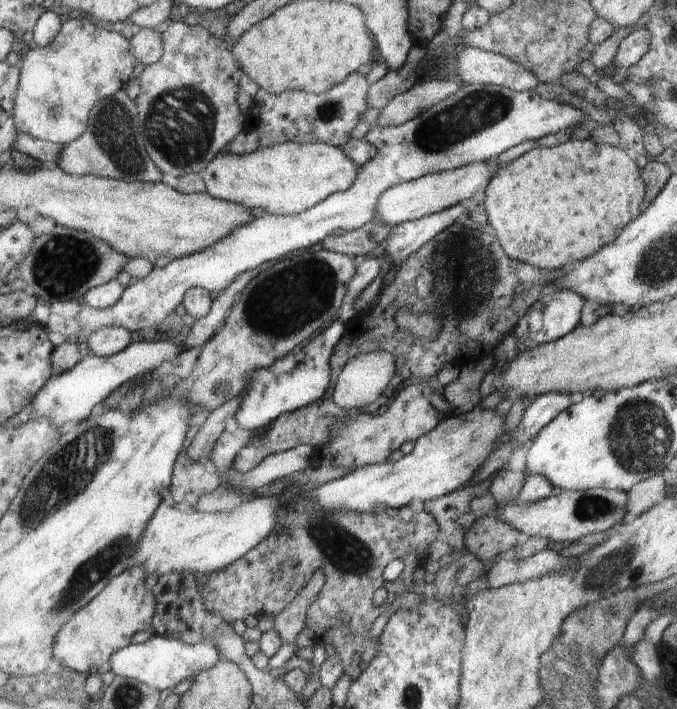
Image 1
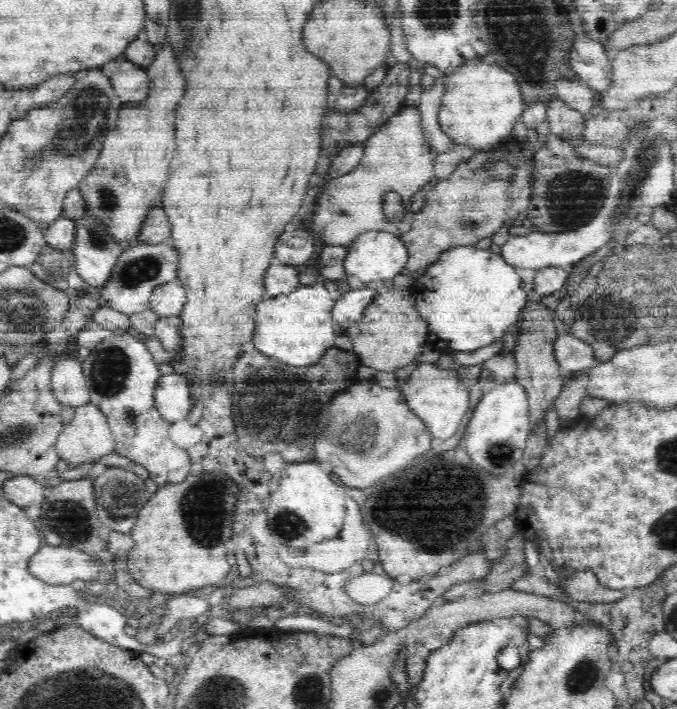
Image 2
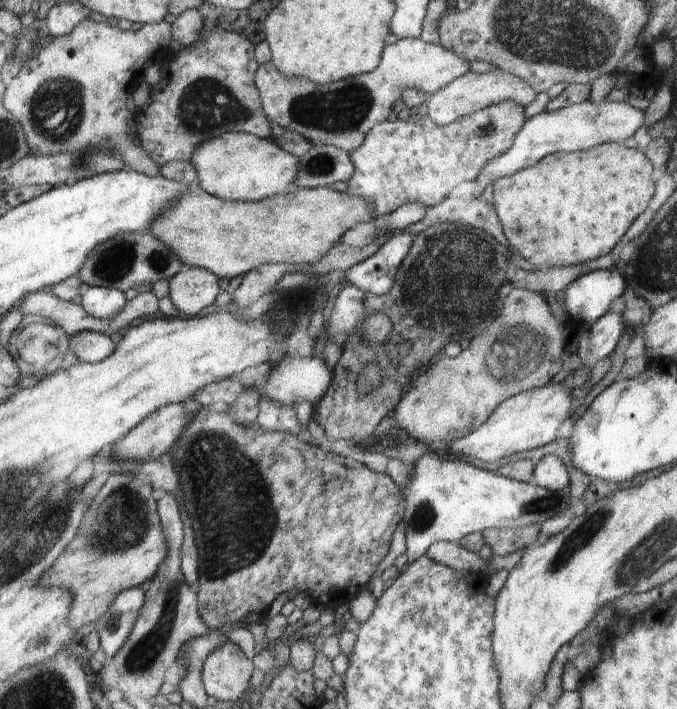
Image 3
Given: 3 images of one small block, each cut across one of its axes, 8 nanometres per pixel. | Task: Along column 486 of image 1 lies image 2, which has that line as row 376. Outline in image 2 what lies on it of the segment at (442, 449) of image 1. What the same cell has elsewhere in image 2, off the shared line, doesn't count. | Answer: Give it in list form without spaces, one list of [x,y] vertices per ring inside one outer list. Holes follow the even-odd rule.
[[[419,364],[398,388],[407,405],[426,423],[434,440],[449,440],[459,430],[458,424],[470,402],[468,402],[468,390],[460,384],[454,370],[438,370],[432,364]]]

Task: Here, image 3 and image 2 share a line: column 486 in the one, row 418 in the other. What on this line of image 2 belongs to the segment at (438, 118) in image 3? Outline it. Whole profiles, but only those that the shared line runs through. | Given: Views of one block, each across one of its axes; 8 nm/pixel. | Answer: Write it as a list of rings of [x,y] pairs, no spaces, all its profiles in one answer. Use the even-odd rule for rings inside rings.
[[[88,402],[77,406],[75,411],[74,418],[64,425],[56,443],[59,459],[66,461],[69,468],[99,461],[112,453],[116,444],[107,416],[98,406]]]

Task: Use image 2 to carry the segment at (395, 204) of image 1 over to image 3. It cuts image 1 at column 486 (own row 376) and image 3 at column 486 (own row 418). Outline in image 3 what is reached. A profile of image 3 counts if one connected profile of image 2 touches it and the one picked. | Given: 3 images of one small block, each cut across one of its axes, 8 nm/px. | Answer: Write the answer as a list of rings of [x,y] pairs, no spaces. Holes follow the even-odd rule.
[[[587,99],[557,111],[542,111],[524,122],[524,126],[514,136],[510,148],[482,166],[478,182],[514,174],[536,164],[540,158],[548,154],[578,152],[604,143],[624,143],[626,138],[634,136],[636,130],[643,125],[643,116],[643,111],[632,107],[626,101],[595,103]]]

